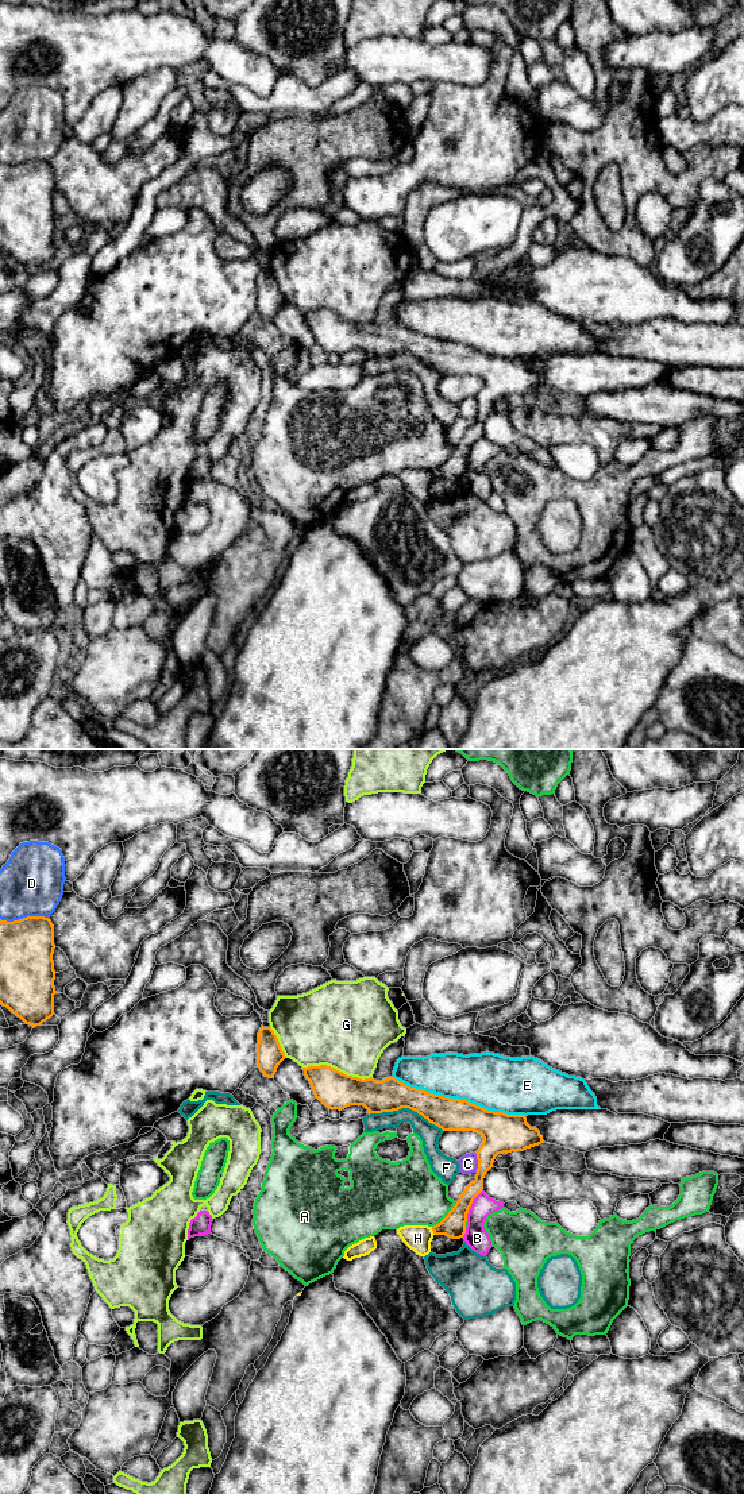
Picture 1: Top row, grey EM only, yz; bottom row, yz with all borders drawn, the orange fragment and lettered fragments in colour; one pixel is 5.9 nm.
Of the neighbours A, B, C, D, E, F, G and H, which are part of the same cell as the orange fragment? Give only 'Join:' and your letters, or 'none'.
Join: none

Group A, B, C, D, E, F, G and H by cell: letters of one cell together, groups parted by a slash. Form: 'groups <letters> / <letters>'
groups A / B / C / D / E / F / G / H

